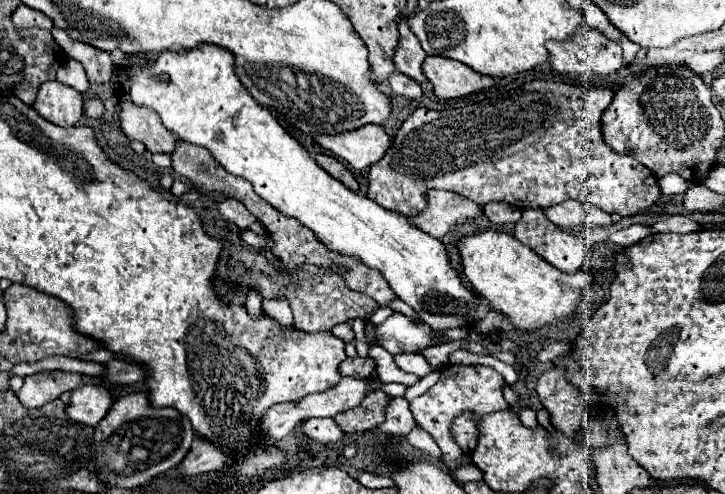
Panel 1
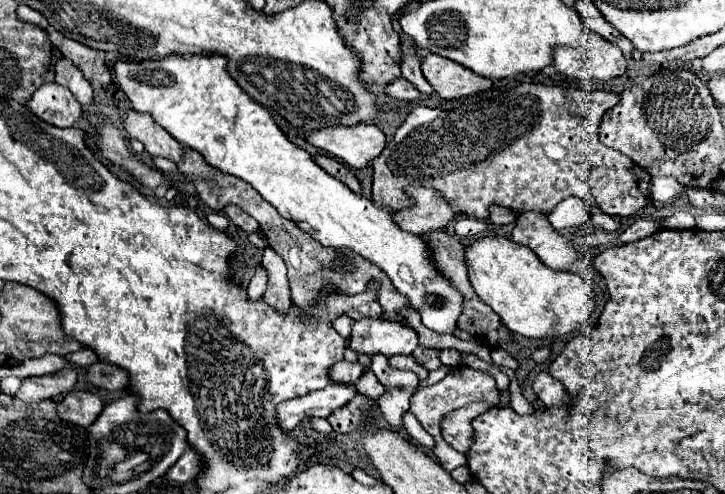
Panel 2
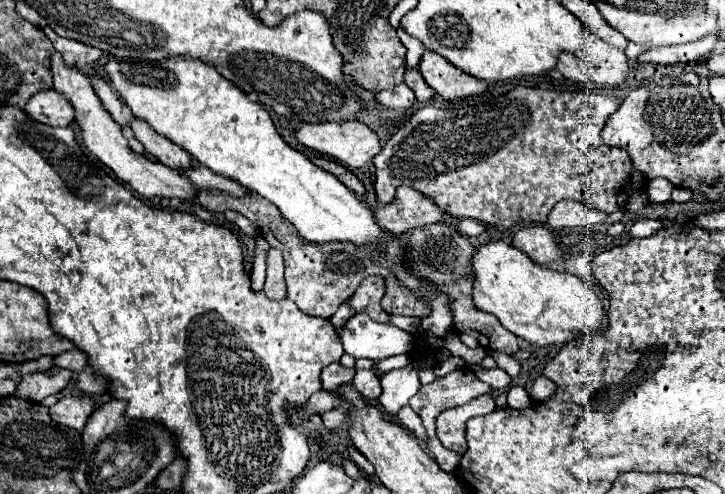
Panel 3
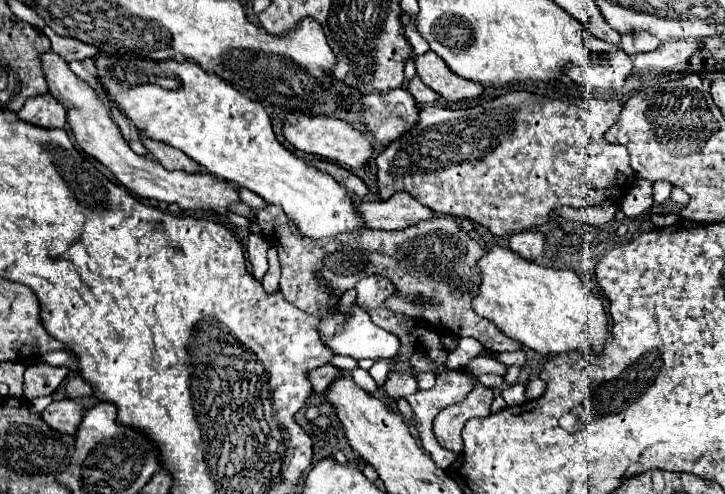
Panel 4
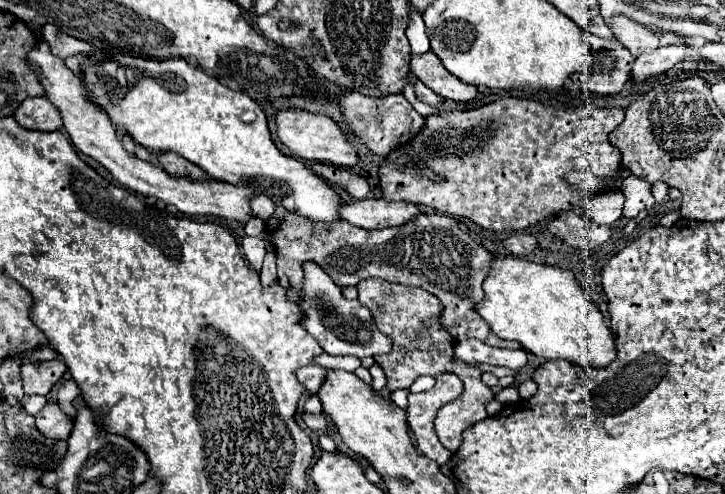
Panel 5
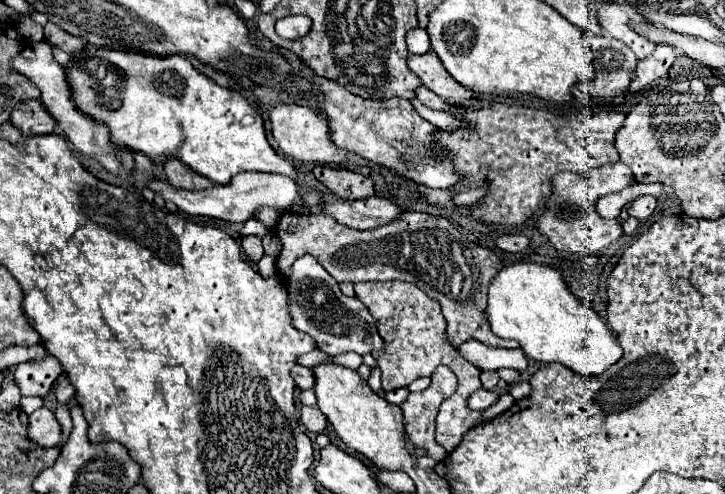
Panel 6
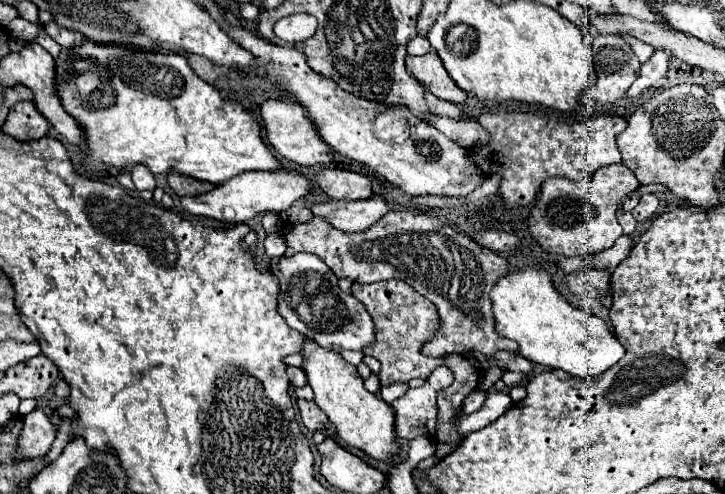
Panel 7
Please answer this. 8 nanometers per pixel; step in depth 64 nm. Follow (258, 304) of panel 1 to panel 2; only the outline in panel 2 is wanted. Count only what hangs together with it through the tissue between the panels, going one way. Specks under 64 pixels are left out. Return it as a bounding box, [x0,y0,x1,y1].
[248,266,268,302]

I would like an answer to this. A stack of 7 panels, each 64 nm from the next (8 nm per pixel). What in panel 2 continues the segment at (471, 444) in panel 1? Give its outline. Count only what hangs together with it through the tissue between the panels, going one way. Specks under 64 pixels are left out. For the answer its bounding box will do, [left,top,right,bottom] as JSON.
[442,404,488,454]

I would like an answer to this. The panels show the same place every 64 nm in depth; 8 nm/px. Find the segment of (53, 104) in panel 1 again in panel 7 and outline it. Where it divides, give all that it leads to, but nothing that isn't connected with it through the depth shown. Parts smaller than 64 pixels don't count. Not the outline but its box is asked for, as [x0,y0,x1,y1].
[2,102,50,140]

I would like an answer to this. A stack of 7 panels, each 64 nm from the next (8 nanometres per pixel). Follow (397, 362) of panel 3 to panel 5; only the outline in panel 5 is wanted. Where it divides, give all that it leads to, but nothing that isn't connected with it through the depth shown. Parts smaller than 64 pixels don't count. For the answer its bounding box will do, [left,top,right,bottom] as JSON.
[370,364,386,390]

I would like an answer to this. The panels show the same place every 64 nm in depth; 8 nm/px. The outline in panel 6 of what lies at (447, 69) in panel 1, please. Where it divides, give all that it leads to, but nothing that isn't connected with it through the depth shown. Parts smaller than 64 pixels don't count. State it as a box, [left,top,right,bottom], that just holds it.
[408,52,474,104]

